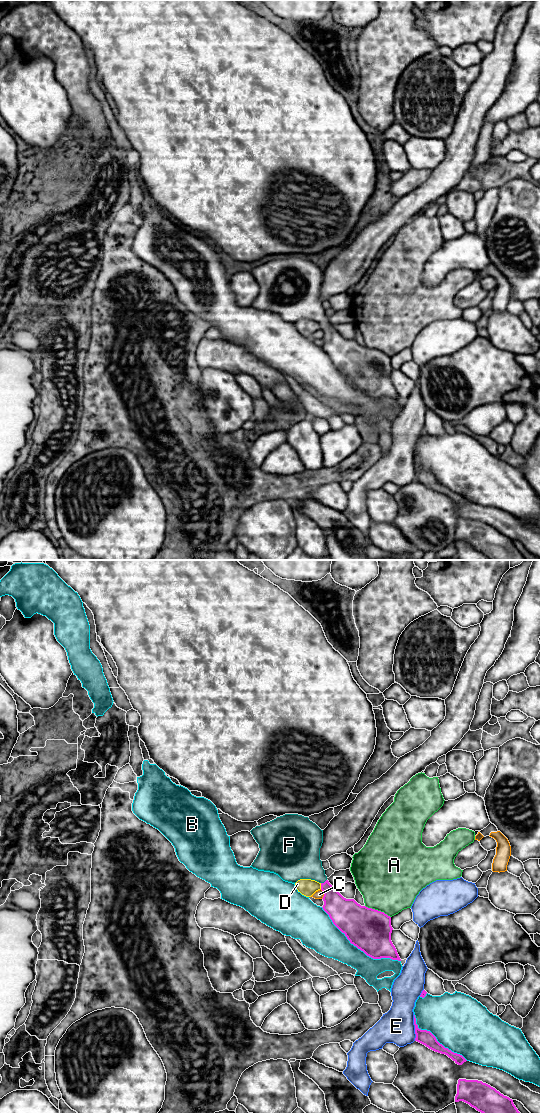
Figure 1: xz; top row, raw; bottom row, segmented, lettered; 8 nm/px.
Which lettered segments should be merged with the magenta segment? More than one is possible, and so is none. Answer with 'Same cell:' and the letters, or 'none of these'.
Same cell: F

